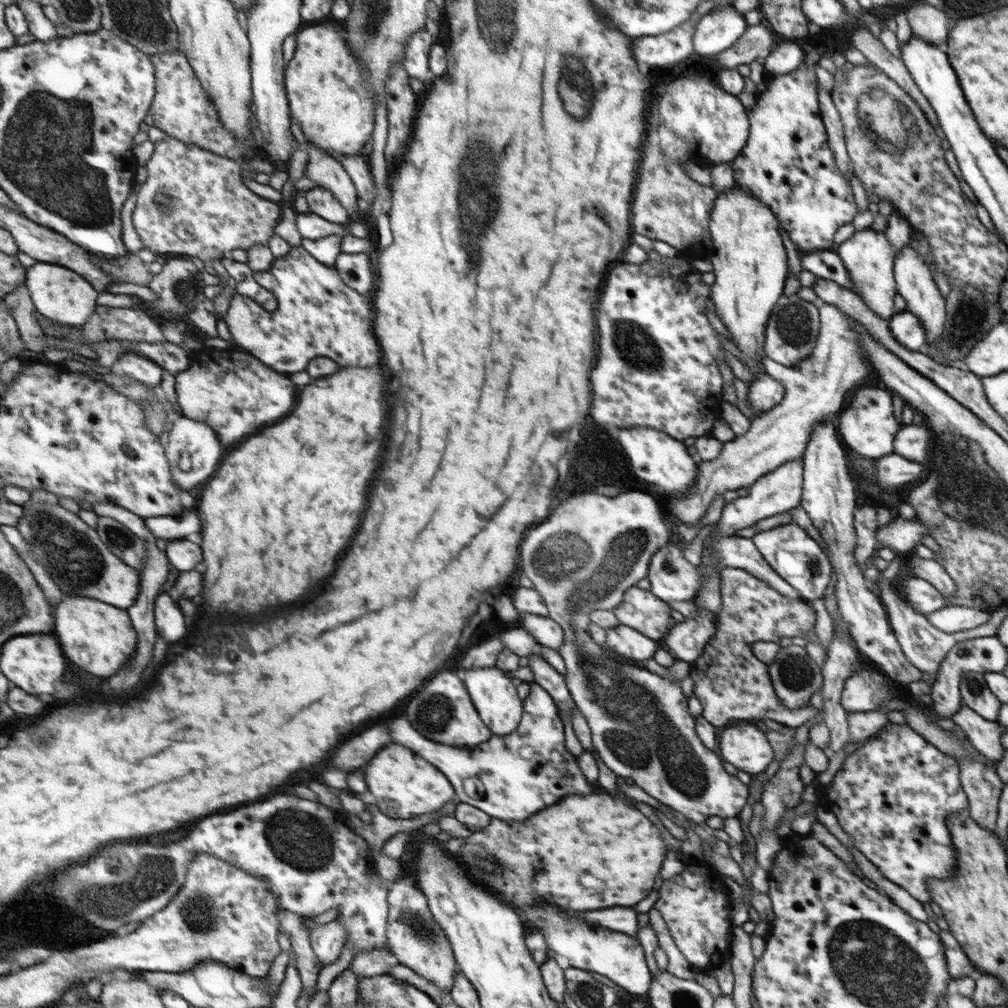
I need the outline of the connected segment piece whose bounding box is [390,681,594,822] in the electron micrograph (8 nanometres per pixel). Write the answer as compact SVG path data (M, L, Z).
M534 681L529 683L530 693L526 698L526 714L523 716L517 730L510 735L498 736L492 735L486 743L480 743L479 746L472 748L450 748L444 744L436 744L422 734L418 734L408 720L398 718L390 722L392 730L392 742L404 744L412 748L416 754L424 756L426 760L432 760L432 765L436 766L450 781L456 794L458 802L464 802L479 808L489 814L491 818L506 820L506 822L524 822L532 814L544 810L546 806L556 804L562 796L566 794L590 794L594 786L586 781L586 778L578 768L576 758L564 748L564 728L562 728L561 718L558 718L558 712L552 696L546 692L538 683Z

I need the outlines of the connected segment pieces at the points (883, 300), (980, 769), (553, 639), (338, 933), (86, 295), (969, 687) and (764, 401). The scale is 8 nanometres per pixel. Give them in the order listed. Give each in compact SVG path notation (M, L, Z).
M871 228L855 231L846 242L835 247L835 251L840 255L850 279L856 285L856 294L872 312L889 321L896 313L894 298L898 294L898 282L895 280L895 248L888 240L886 232L880 233Z
M974 759L959 761L960 778L970 800L969 815L988 831L998 826L999 800L1004 785L995 769Z
M523 613L521 622L521 627L536 640L540 647L548 647L556 651L563 648L563 627L552 620L552 617Z
M340 919L333 920L330 923L315 927L311 932L313 946L323 966L334 964L342 956L342 950L350 938L350 931L344 923L346 922L342 922Z
M37 261L28 269L28 286L39 312L61 324L79 326L86 324L98 310L102 292L79 272L64 265Z
M978 671L966 672L959 683L962 702L968 705L974 712L989 721L998 721L1000 699L987 686L984 673Z
M762 374L749 386L747 398L752 404L752 408L757 406L756 416L764 414L764 411L774 408L784 396L784 384L774 380L772 376Z

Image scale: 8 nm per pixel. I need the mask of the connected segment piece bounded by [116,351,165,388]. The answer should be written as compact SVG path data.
M136 351L121 355L116 365L121 367L121 373L134 376L140 382L152 387L159 388L164 380L165 368L146 355L136 353Z

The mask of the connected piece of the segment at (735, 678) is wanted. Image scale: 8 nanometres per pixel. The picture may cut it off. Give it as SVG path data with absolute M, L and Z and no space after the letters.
M740 568L726 569L720 580L720 610L716 613L718 620L718 630L712 639L707 641L702 656L690 663L689 673L694 681L693 692L702 703L702 716L716 726L728 726L734 720L750 721L770 718L787 727L798 728L808 720L812 720L816 713L820 712L810 704L802 708L787 708L776 693L775 684L771 678L771 670L755 656L752 645L758 641L778 644L781 640L792 637L806 637L815 632L816 611L811 604L801 599L792 599L774 588L768 583L755 578L746 570Z

